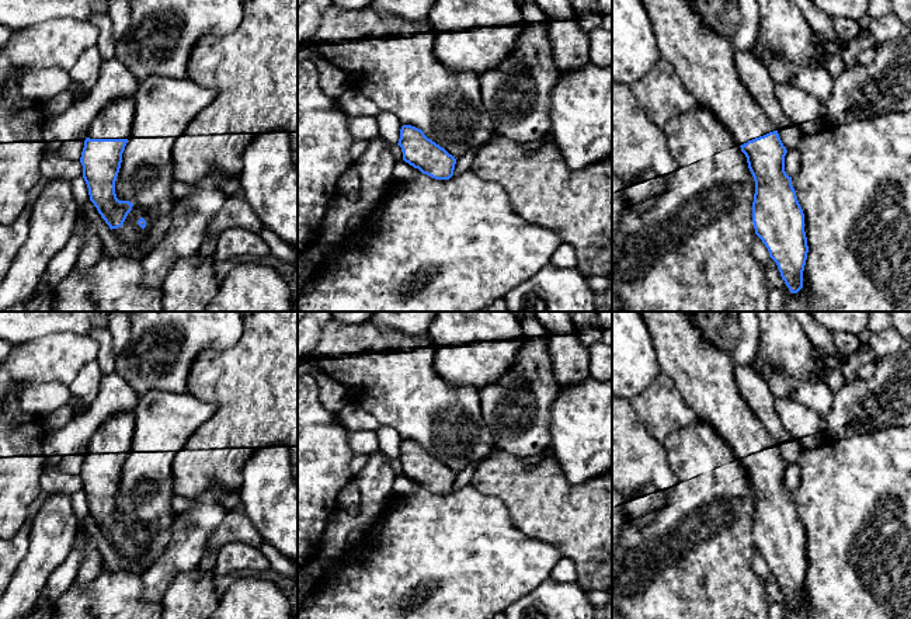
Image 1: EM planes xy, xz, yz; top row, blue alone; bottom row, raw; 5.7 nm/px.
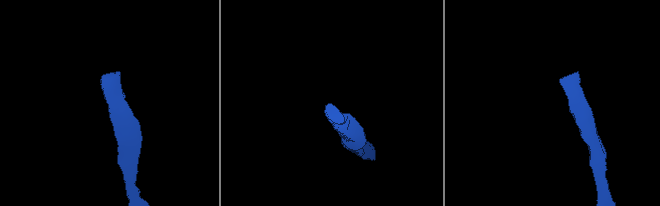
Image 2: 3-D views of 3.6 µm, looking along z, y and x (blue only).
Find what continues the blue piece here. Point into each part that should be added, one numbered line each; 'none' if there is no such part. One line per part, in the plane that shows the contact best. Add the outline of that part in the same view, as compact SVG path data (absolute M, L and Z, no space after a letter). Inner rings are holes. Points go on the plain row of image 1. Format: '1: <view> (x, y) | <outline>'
1: xy (115, 435) | M118 413L108 418L91 437L86 452L129 453L135 428L133 413Z

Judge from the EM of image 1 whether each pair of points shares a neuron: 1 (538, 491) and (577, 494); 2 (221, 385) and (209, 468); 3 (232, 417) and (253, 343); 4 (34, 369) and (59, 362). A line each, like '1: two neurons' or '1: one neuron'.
1: one neuron
2: one neuron
3: one neuron
4: one neuron

